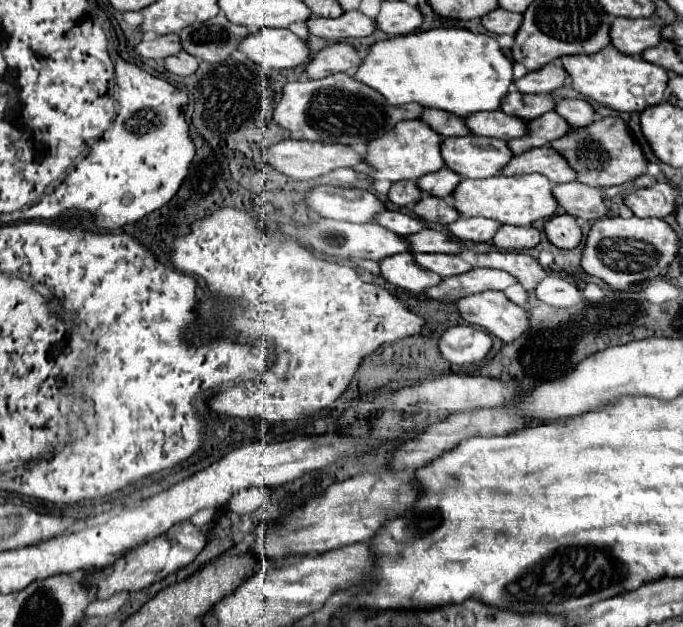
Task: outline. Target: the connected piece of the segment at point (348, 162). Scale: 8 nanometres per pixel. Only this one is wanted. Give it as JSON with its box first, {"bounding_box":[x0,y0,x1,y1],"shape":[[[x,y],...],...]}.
{"bounding_box":[264,140,362,180],"shape":[[[282,140],[282,142],[274,144],[274,146],[270,146],[264,152],[264,156],[266,156],[266,162],[274,170],[278,170],[278,172],[282,172],[282,174],[286,174],[286,176],[290,176],[294,180],[320,178],[320,176],[336,170],[336,168],[356,166],[358,162],[362,162],[362,156],[356,154],[346,144],[324,144],[324,142],[312,142],[312,140]]]}

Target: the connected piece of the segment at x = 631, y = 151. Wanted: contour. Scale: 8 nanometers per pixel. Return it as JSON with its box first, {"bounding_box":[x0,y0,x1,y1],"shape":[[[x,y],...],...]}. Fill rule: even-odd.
{"bounding_box":[552,116,648,186],"shape":[[[620,116],[596,118],[586,128],[574,128],[570,134],[566,134],[566,138],[552,142],[552,148],[558,150],[570,162],[570,166],[574,166],[574,170],[578,170],[578,180],[588,186],[614,186],[632,182],[642,176],[648,166],[642,146]]]}

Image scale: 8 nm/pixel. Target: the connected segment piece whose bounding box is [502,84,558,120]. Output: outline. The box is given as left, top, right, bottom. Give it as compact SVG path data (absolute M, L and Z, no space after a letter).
M512 84L508 90L508 96L502 102L502 110L506 114L514 114L524 120L534 120L554 110L556 104L558 104L558 98L552 94L522 94Z

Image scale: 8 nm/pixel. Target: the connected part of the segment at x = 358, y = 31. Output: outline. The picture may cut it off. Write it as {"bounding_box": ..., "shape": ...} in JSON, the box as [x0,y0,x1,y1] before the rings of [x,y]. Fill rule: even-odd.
{"bounding_box":[308,10,376,40],"shape":[[[350,10],[338,18],[310,18],[308,28],[312,34],[322,38],[344,40],[370,36],[376,30],[376,22],[362,14],[360,10]]]}

